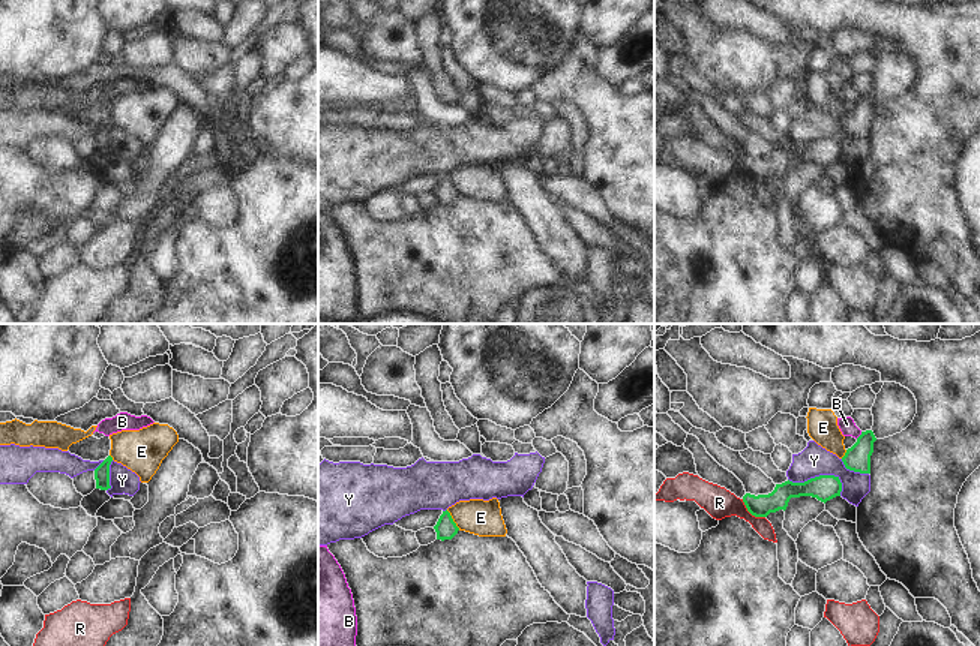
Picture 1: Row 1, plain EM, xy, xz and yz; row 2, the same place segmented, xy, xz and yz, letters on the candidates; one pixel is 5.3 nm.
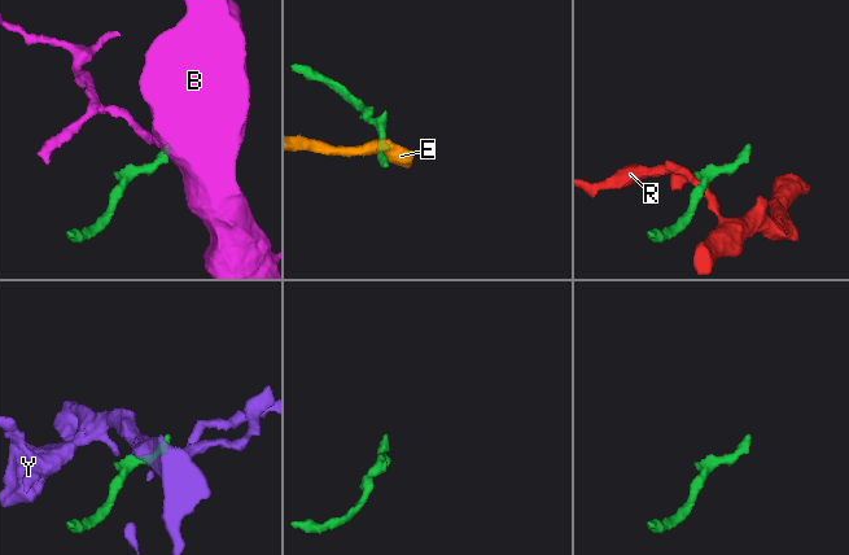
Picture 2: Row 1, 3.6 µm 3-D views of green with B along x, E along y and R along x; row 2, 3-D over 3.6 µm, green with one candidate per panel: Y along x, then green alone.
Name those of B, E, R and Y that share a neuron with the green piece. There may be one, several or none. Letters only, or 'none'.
none

